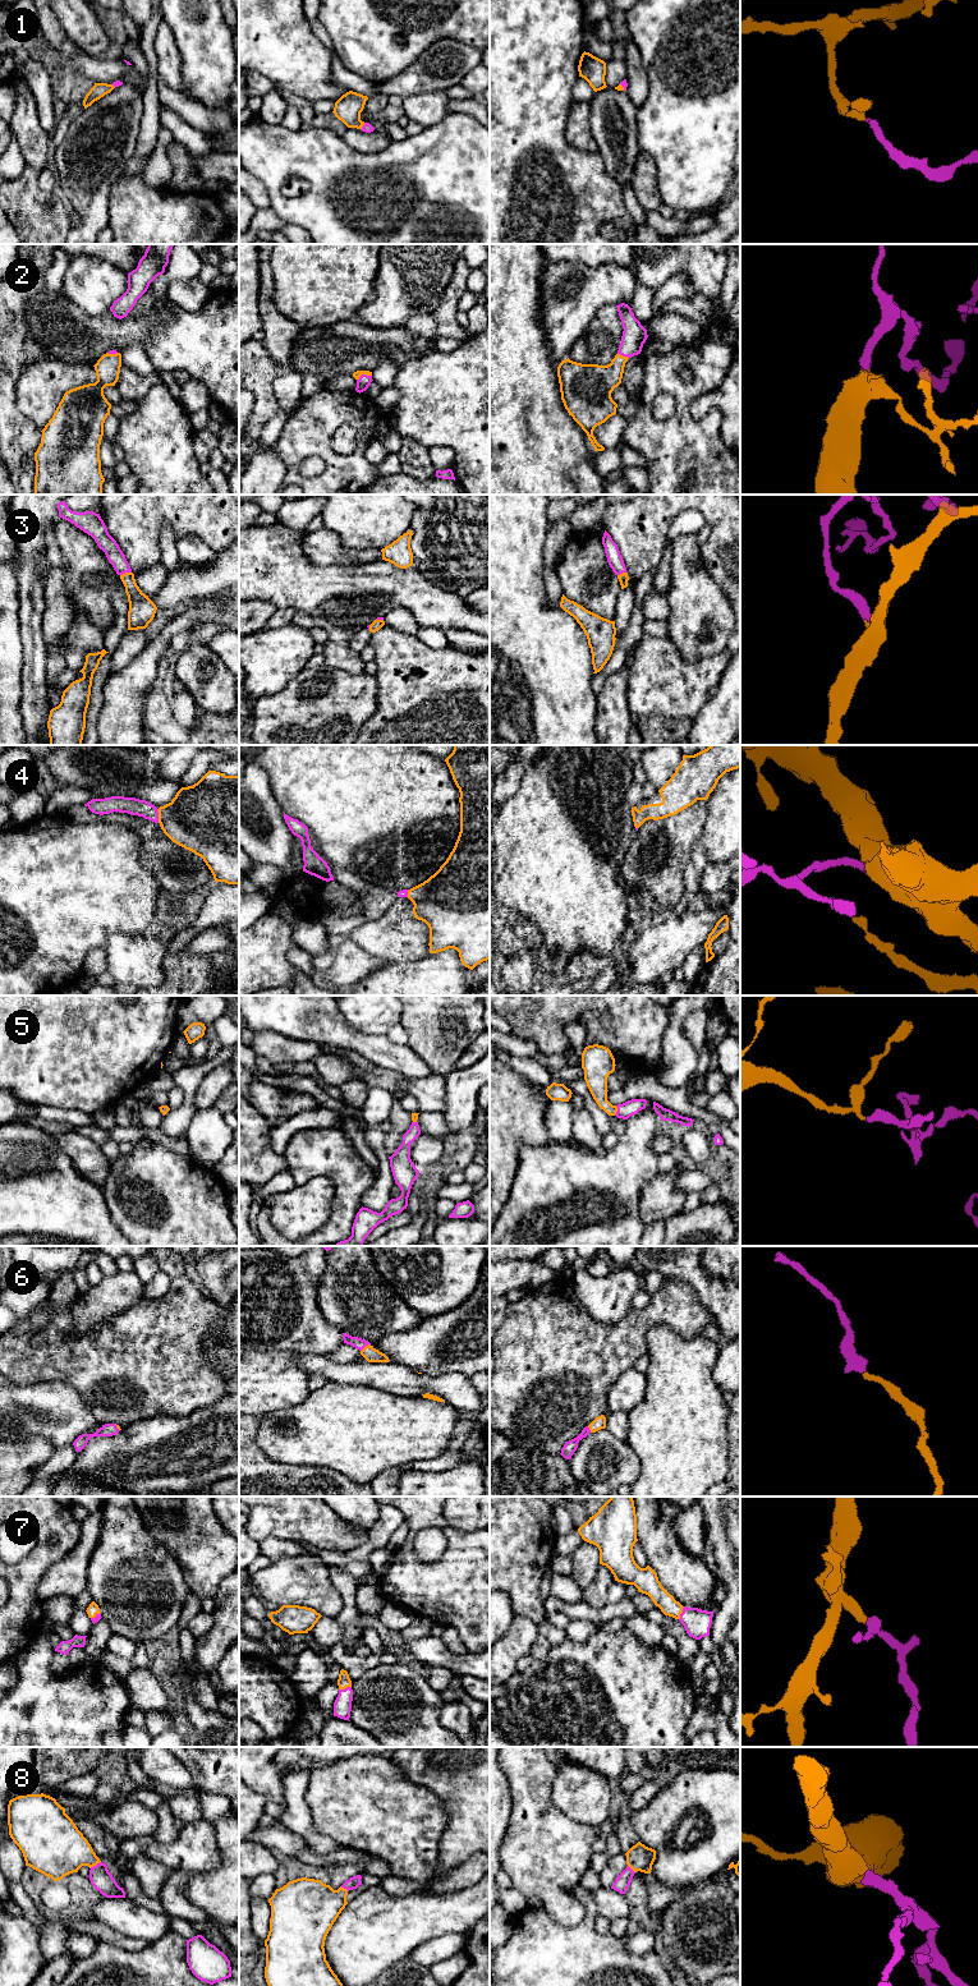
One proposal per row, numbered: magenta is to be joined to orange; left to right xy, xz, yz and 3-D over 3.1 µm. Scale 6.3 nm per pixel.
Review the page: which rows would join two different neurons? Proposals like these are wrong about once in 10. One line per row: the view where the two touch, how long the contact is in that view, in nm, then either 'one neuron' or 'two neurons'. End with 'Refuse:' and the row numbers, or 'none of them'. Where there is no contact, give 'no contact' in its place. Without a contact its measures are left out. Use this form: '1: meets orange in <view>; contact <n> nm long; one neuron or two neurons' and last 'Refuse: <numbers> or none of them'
1: meets orange in xz; contact 50 nm long; one neuron
2: meets orange in xz; contact 100 nm long; one neuron
3: meets orange in xy; contact 80 nm long; one neuron
4: meets orange in xy; contact 90 nm long; one neuron
5: meets orange in yz; contact 70 nm long; one neuron
6: meets orange in xz; contact 80 nm long; one neuron
7: meets orange in yz; contact 90 nm long; one neuron
8: meets orange in xy; contact 80 nm long; one neuron
Refuse: none of them

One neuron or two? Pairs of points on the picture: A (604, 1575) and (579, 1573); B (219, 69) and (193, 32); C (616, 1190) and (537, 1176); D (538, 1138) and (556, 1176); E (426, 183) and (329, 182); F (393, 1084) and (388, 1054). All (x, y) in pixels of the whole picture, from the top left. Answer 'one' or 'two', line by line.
A: two
B: one
C: one
D: two
E: one
F: two

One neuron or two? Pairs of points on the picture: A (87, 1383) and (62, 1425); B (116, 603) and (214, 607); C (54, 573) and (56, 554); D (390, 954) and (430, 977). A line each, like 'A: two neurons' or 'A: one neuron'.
A: two neurons
B: two neurons
C: one neuron
D: two neurons

